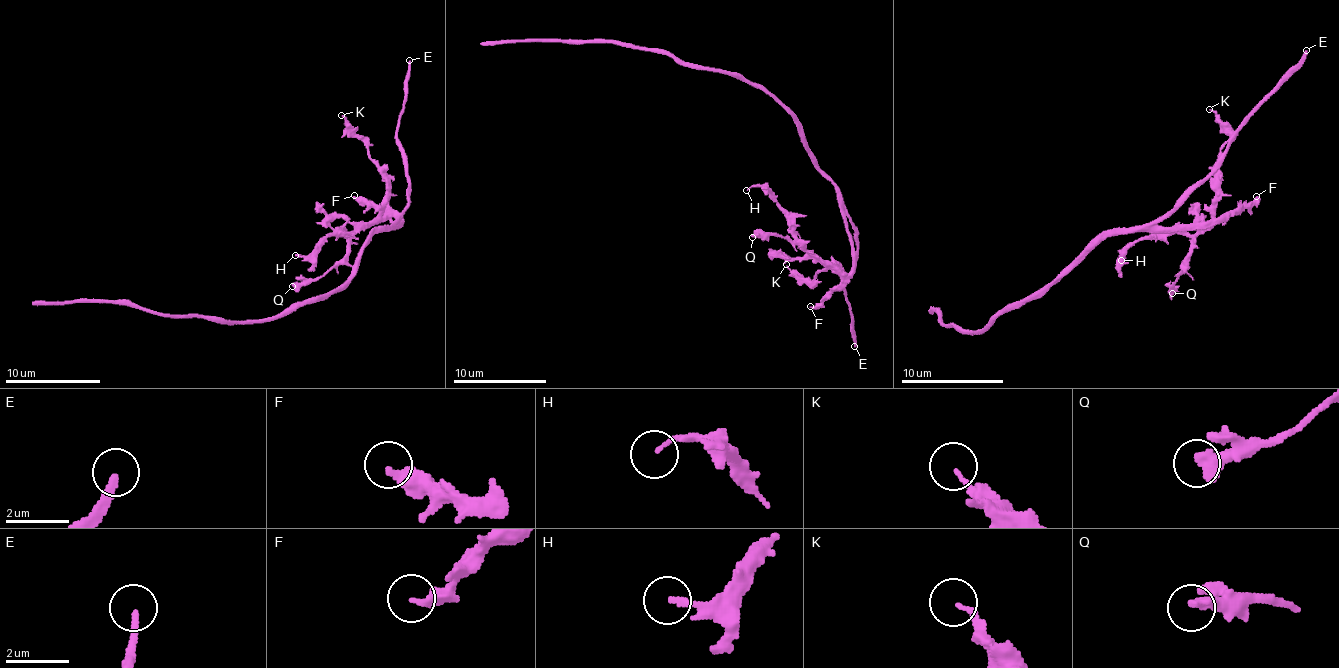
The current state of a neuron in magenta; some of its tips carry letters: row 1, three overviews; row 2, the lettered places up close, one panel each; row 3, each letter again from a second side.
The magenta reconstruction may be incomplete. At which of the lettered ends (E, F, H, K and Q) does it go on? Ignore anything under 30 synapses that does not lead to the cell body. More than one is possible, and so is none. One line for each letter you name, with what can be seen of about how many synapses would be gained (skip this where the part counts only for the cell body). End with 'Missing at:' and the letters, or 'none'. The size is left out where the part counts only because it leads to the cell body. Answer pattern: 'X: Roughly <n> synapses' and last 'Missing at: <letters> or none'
E: Roughly 160 synapses
Missing at: E

